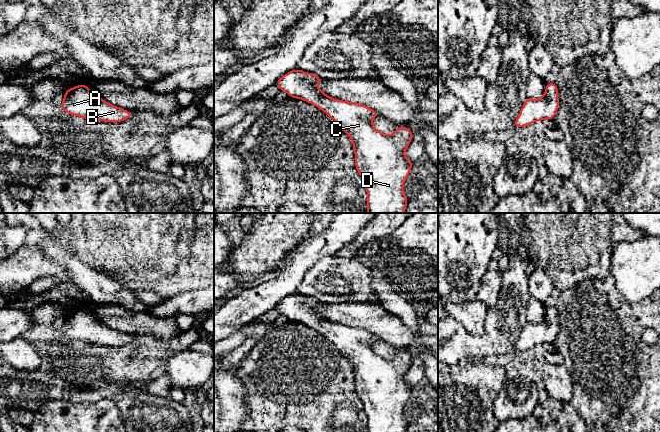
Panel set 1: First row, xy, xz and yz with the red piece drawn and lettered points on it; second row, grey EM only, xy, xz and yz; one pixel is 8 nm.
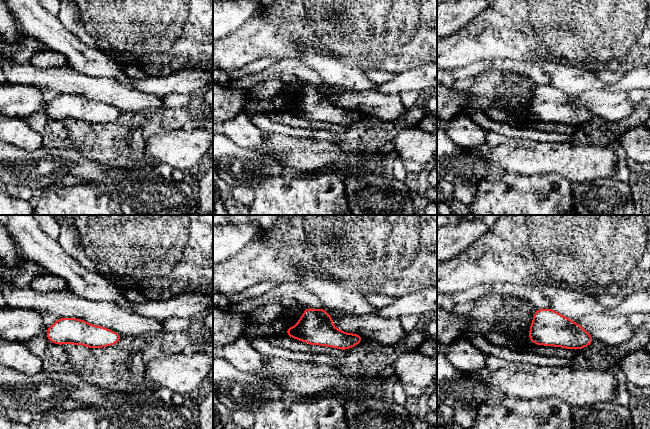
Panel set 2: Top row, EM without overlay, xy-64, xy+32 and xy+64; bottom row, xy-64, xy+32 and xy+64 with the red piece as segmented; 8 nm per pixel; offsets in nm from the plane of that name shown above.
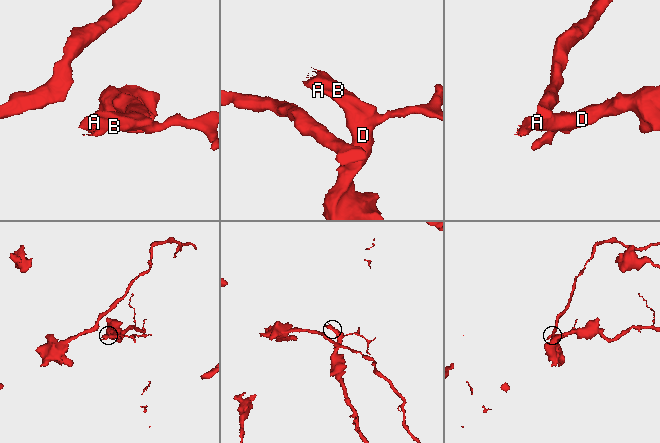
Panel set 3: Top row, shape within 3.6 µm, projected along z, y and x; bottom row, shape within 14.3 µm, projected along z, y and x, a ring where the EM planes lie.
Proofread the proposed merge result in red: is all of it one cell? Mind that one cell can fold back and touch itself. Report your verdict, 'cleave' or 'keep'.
keep

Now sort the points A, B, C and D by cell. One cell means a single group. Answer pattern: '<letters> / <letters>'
A B C D

